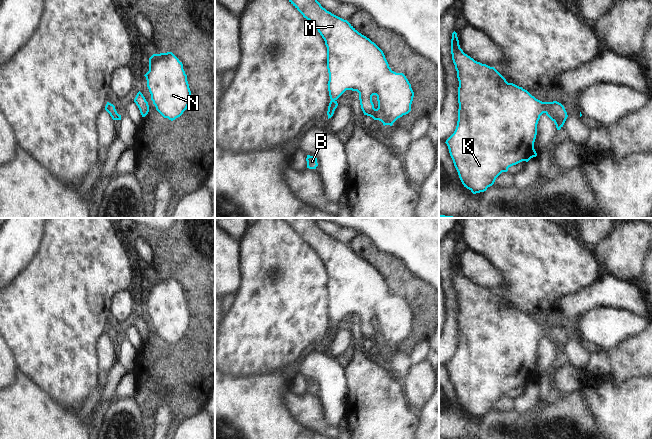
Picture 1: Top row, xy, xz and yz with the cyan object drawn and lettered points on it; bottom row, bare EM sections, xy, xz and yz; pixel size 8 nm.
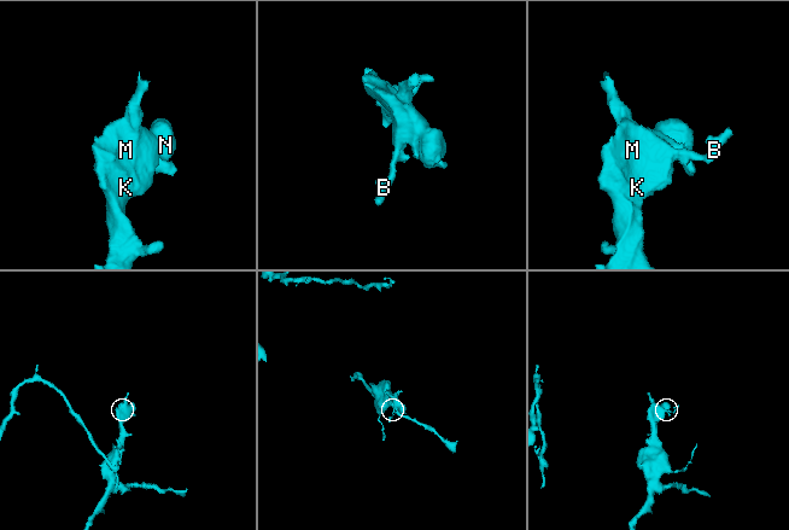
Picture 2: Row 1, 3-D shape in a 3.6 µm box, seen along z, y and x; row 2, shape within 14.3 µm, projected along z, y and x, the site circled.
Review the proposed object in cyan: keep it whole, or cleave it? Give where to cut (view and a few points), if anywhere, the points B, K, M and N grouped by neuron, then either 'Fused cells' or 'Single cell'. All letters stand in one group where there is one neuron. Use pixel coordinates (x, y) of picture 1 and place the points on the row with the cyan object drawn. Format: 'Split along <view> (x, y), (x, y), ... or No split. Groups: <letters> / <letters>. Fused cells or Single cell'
No split. Groups: B K M N. Single cell.

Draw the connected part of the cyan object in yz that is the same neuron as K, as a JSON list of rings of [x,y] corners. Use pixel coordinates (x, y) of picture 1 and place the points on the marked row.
[[[455,31],[452,33],[451,54],[459,81],[459,109],[456,129],[445,143],[462,184],[476,194],[486,191],[502,172],[508,171],[509,167],[522,161],[528,162],[537,156],[534,142],[537,135],[537,124],[543,113],[555,123],[557,130],[563,127],[568,115],[561,103],[557,101],[542,102],[536,99],[522,87],[508,83],[494,67],[477,62],[465,54],[460,48]]]

